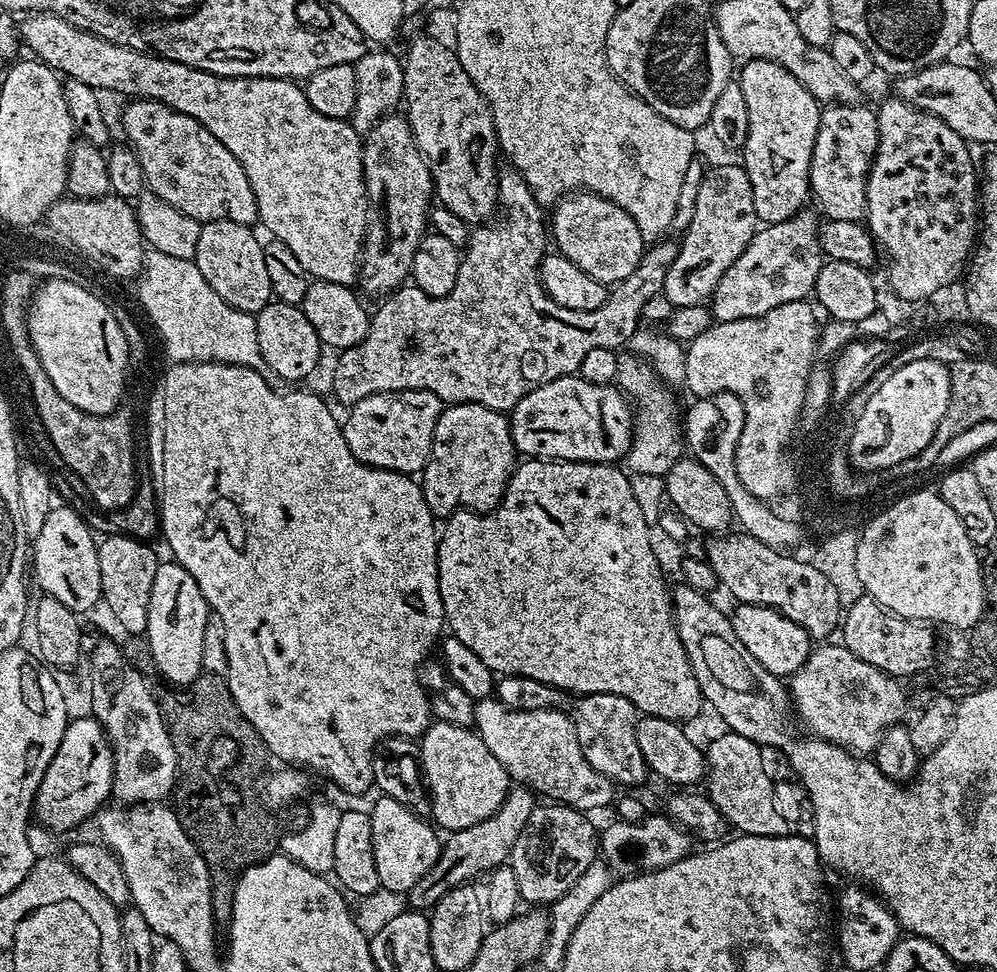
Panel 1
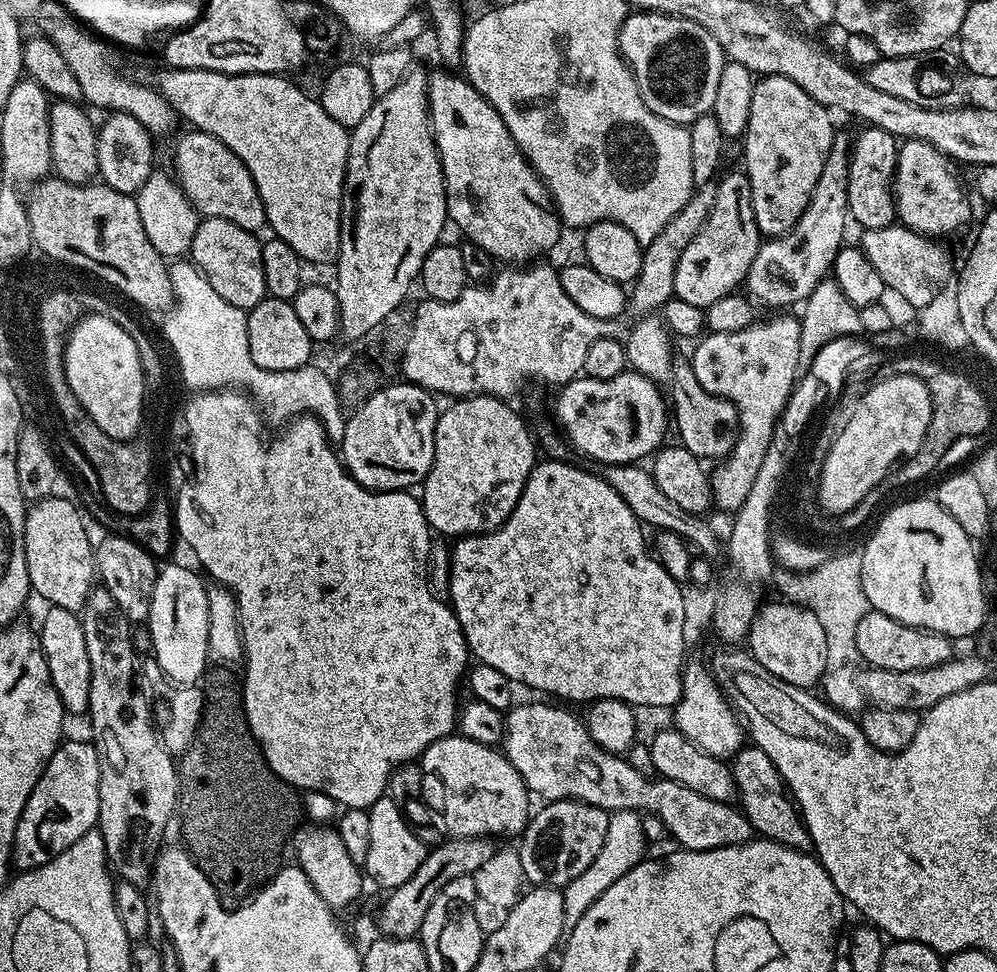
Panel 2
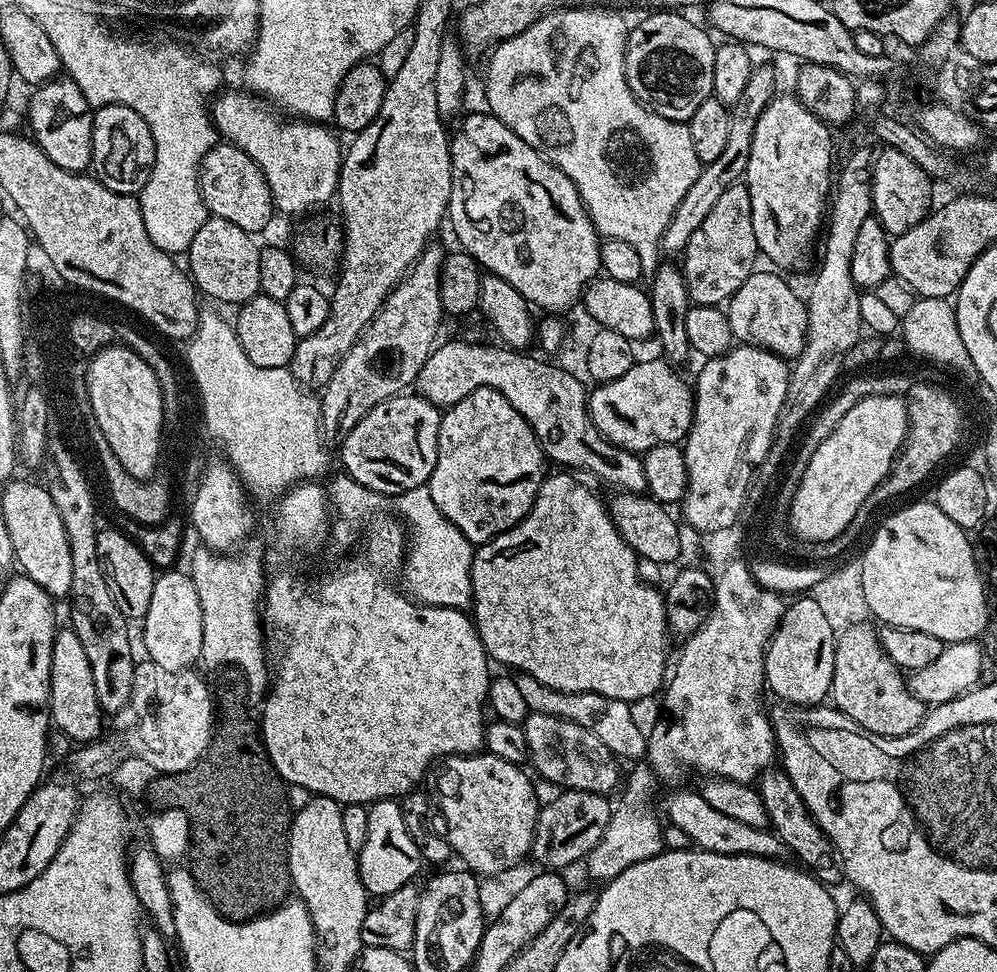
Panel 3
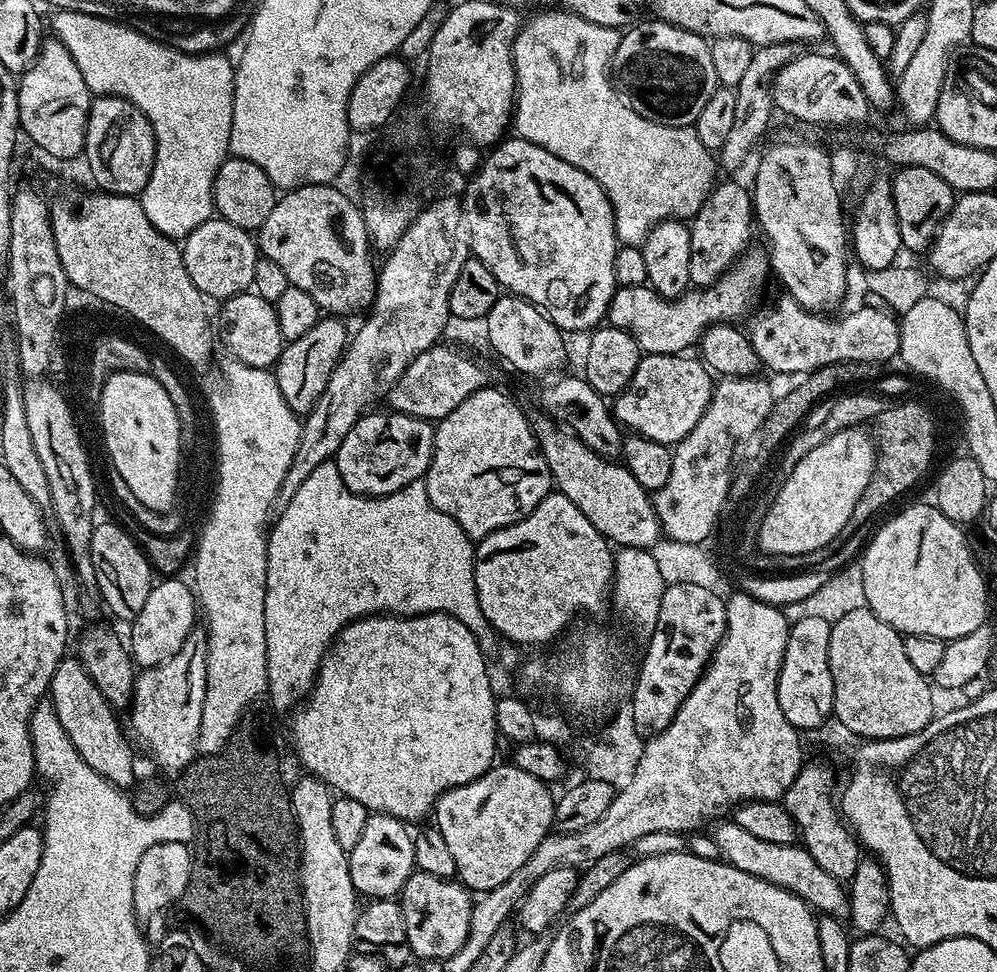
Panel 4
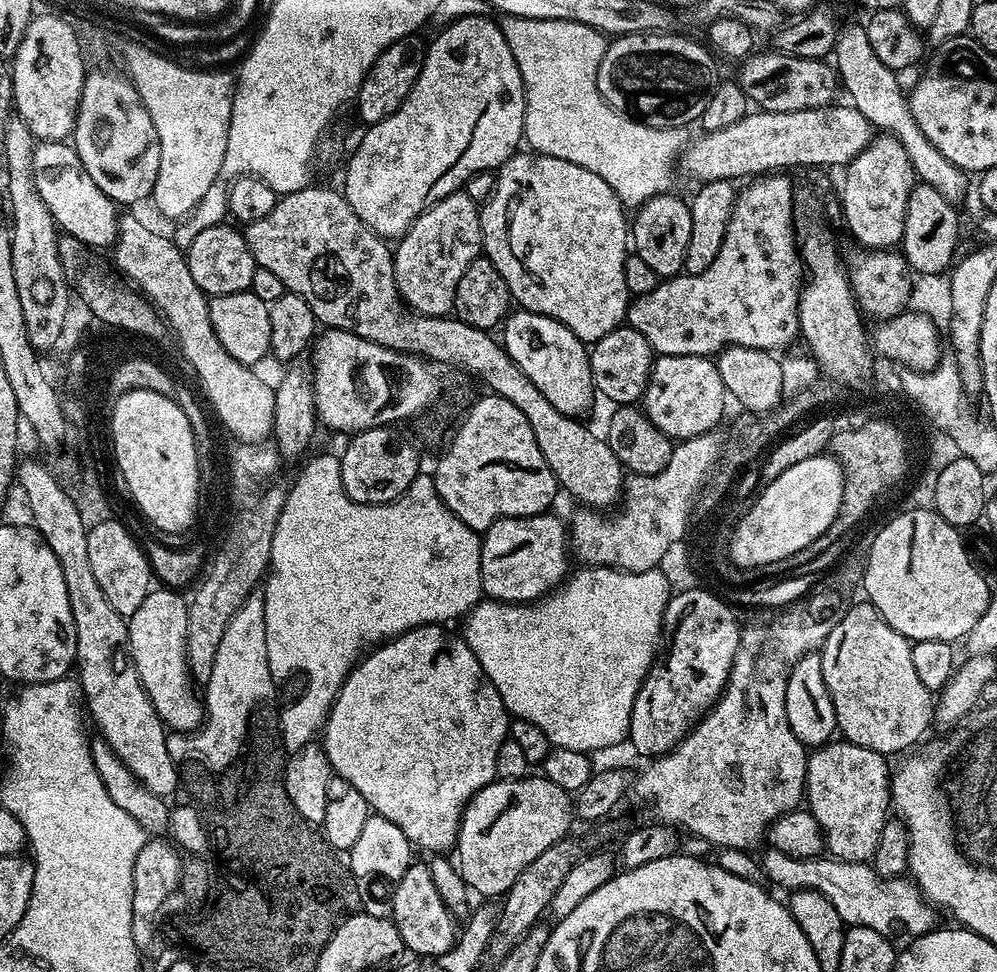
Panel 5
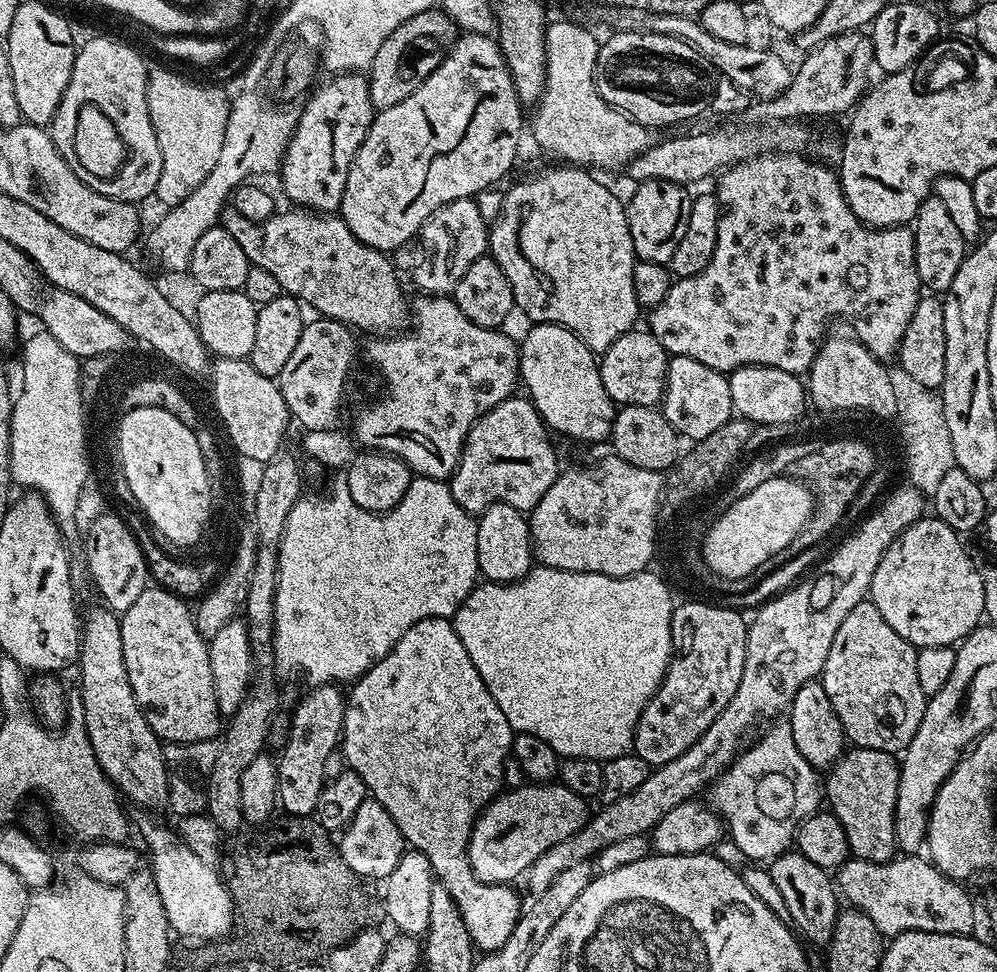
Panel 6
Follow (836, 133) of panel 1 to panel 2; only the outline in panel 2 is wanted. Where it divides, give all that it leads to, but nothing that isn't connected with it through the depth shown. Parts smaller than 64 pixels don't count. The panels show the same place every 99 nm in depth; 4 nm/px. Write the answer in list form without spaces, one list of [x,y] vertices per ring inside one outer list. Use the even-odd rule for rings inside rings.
[[[864,126],[861,129],[852,140],[848,158],[848,214],[855,223],[857,220],[861,224],[861,229],[885,228],[898,220],[894,195],[898,140],[881,128]]]

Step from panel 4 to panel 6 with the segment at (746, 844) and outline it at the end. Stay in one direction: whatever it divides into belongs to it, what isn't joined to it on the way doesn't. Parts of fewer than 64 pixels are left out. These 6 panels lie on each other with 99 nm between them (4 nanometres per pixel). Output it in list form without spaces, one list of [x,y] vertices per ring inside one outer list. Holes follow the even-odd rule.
[[[900,854],[887,864],[850,858],[834,876],[841,897],[866,914],[881,936],[891,938],[903,932],[933,932],[971,936],[976,928],[976,908],[963,883],[938,870],[931,859],[920,854]]]

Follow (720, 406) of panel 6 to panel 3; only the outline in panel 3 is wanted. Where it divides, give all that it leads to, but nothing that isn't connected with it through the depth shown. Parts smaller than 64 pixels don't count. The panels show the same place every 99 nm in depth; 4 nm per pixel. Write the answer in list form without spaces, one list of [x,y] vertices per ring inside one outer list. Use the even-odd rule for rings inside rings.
[[[663,358],[633,363],[622,378],[596,384],[588,394],[588,413],[600,433],[612,444],[637,454],[654,446],[680,444],[692,431],[694,392],[677,369]]]

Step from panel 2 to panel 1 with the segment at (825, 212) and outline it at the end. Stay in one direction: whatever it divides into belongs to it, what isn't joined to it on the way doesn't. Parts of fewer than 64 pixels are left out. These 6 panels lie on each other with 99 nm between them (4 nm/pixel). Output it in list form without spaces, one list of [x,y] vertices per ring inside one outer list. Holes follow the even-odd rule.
[[[801,210],[786,222],[763,225],[752,235],[746,250],[742,250],[742,254],[734,258],[734,266],[730,266],[730,270],[722,274],[718,286],[712,291],[710,307],[717,321],[758,318],[774,310],[774,306],[783,306],[786,302],[808,300],[813,295],[818,270],[824,264],[826,257],[820,247],[821,217],[815,211],[812,211],[813,213],[808,211]]]

